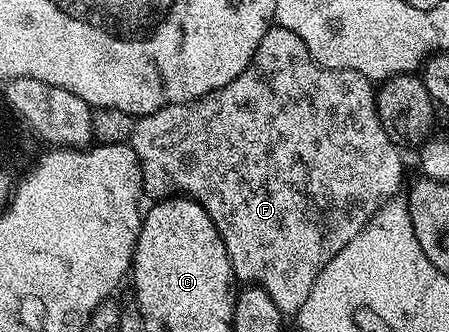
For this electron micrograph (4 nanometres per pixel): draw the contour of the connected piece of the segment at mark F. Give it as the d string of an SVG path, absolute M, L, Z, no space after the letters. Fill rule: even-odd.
M269 26L266 34L262 34L262 42L258 42L258 50L254 50L254 58L250 58L250 66L246 66L246 70L242 70L242 74L238 74L234 82L226 82L226 86L205 96L199 96L196 100L185 104L171 104L154 114L139 117L134 126L130 146L142 170L144 196L148 198L152 196L153 201L158 201L179 194L188 197L189 200L198 201L206 210L206 214L210 214L226 246L226 254L232 263L233 277L245 285L256 284L262 290L266 290L266 294L274 298L274 306L278 306L278 310L285 314L295 314L300 311L302 302L306 302L326 262L330 262L330 258L334 258L334 254L338 254L338 250L342 250L342 246L346 246L346 242L350 242L354 234L363 230L365 221L352 219L367 204L376 206L385 200L392 199L401 191L400 182L404 178L401 149L396 141L388 137L376 113L376 88L373 81L354 70L322 66L313 58L310 50L306 50L306 42L302 42L298 34L279 26Z

